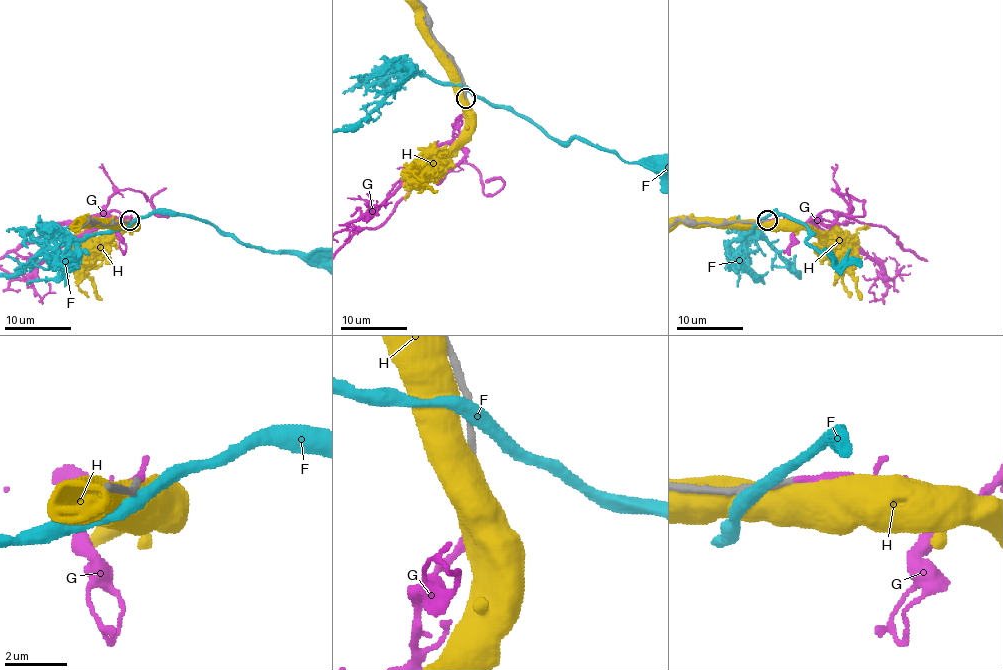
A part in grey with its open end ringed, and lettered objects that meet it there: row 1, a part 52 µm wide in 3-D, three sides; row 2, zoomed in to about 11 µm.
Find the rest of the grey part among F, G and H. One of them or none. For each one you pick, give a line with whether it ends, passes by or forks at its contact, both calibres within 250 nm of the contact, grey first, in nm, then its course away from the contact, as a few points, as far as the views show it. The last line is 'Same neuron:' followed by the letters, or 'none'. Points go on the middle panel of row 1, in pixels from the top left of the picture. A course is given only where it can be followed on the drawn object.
G: it ends there; 240 nm thick on the grey side, 180 nm on the other
Same neuron: G

